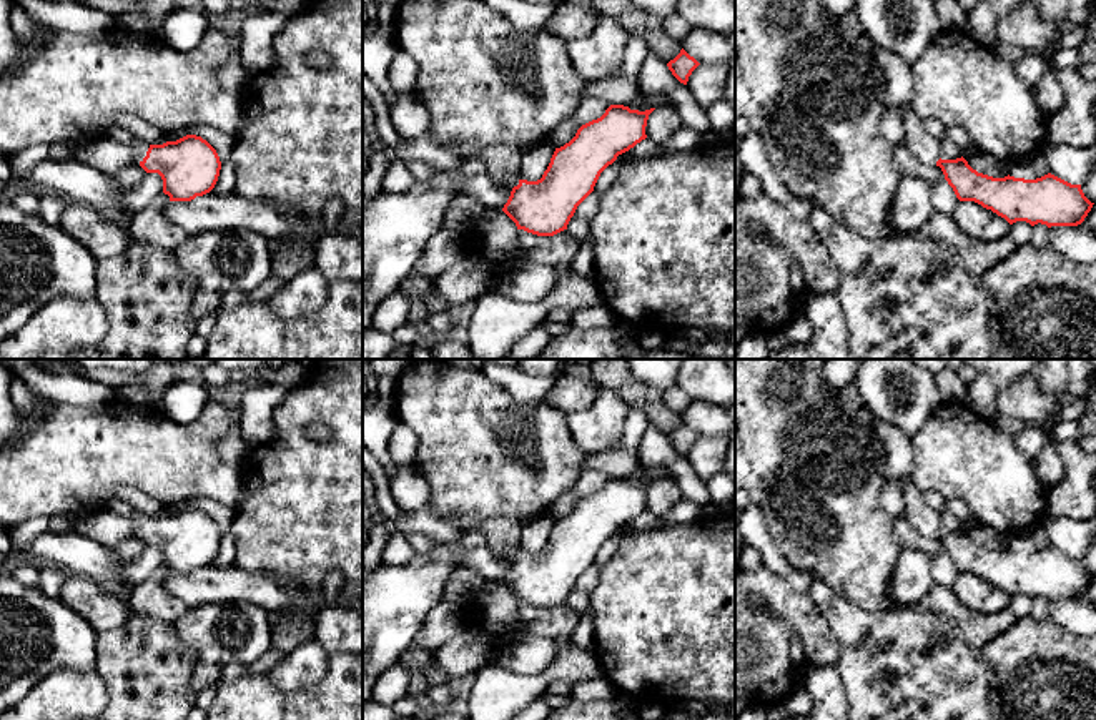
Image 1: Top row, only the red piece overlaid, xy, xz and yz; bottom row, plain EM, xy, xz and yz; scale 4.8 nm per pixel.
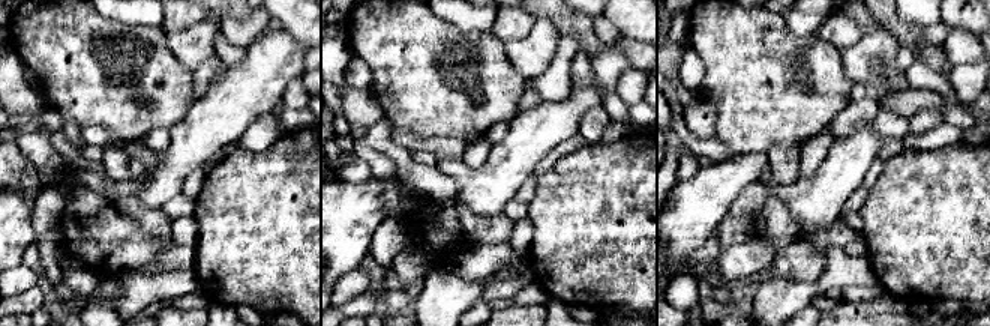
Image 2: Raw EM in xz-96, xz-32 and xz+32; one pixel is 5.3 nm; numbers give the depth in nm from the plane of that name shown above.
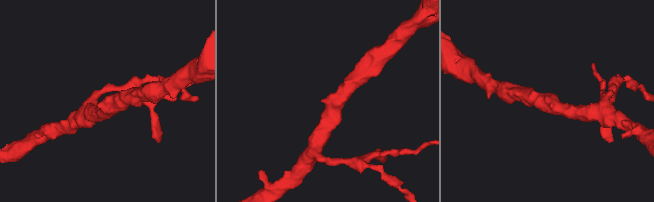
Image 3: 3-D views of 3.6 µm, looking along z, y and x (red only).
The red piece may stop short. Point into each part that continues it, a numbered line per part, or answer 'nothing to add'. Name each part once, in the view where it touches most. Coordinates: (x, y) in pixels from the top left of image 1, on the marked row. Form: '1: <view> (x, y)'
1: xy (140, 147)

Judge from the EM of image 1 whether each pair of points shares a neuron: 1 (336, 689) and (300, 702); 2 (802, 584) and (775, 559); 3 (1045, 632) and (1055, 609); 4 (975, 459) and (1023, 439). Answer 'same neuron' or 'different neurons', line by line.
1: same neuron
2: same neuron
3: different neurons
4: different neurons

